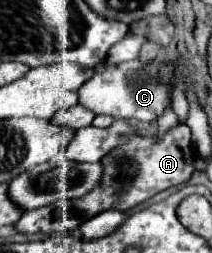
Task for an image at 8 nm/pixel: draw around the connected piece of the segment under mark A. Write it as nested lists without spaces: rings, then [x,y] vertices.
[[[176,125],[168,129],[160,139],[156,137],[144,137],[144,135],[134,135],[134,139],[128,139],[122,147],[114,147],[110,155],[102,157],[102,183],[94,187],[94,191],[88,191],[80,199],[58,199],[46,207],[26,211],[22,219],[18,219],[16,227],[20,233],[66,233],[76,227],[80,227],[86,219],[114,209],[114,211],[130,211],[132,207],[148,201],[160,191],[166,191],[172,185],[186,183],[192,173],[196,171],[194,167],[196,161],[196,151],[192,147],[190,139],[190,127],[188,125]]]

